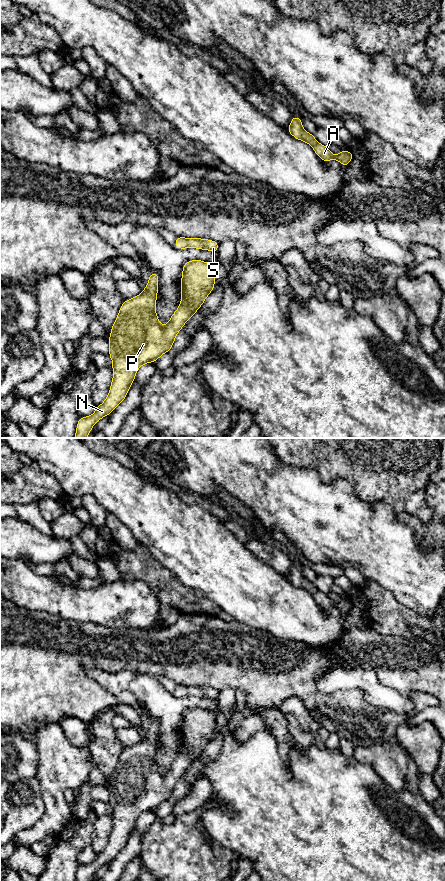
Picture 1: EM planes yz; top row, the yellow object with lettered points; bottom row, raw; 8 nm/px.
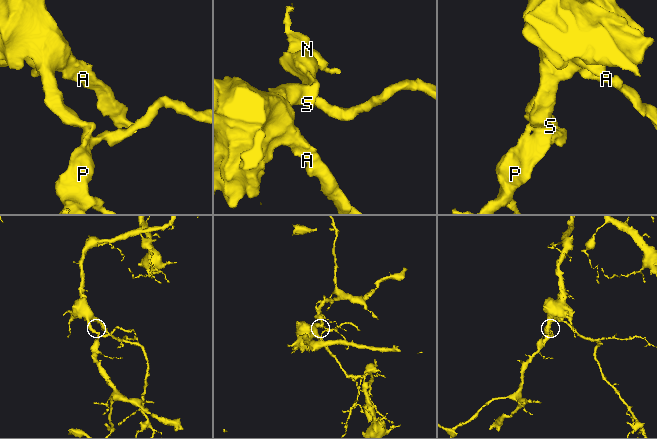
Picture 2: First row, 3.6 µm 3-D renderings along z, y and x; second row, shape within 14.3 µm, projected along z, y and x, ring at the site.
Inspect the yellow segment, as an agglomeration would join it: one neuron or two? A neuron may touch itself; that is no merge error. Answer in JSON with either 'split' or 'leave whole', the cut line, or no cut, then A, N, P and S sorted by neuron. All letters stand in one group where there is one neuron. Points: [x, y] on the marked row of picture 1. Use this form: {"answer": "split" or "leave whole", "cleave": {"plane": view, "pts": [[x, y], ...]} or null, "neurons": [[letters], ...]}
{"answer": "leave whole", "cleave": null, "neurons": [["A", "N", "P", "S"]]}

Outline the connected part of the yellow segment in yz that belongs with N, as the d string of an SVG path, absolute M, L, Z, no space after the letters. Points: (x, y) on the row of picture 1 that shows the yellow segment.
M199 259L186 261L181 276L181 302L178 309L171 315L167 325L160 324L156 313L159 275L149 274L148 283L138 296L125 300L121 305L109 336L109 357L112 360L113 378L109 393L95 412L87 417L79 416L74 438L87 438L93 426L103 417L109 416L127 397L130 386L135 381L136 372L147 363L154 363L164 353L171 351L177 334L185 323L199 310L208 295L215 287L216 270L212 263Z

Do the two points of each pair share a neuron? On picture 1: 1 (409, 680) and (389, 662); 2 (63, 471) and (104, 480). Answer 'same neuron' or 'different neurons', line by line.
1: same neuron
2: same neuron

